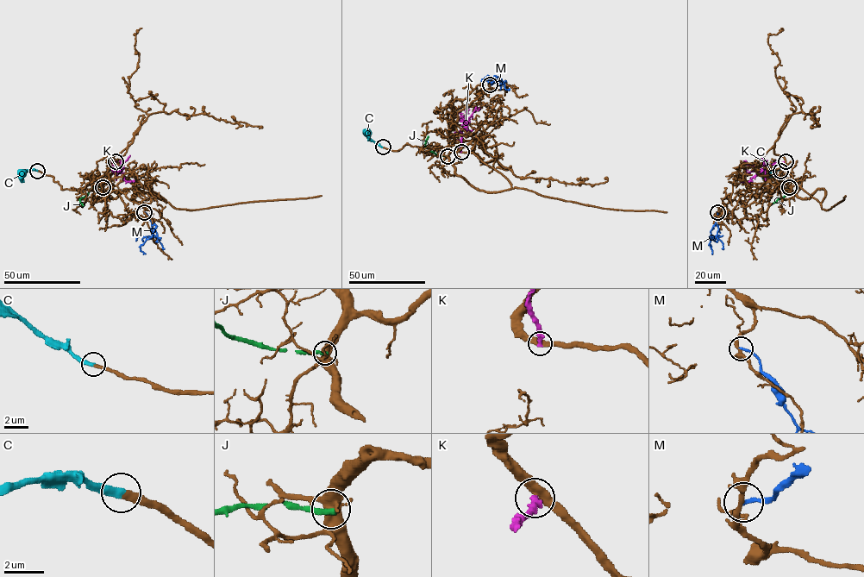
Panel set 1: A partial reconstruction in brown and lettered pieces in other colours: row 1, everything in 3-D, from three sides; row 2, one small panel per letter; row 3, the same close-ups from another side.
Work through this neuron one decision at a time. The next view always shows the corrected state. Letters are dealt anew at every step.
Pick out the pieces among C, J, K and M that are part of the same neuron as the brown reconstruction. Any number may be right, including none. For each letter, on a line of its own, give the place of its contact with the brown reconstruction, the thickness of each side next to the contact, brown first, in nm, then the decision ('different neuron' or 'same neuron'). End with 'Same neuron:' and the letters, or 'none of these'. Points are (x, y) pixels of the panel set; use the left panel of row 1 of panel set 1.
C: contact (37, 171); calibres 320 and 400 nm; same neuron
J: contact (103, 187); calibres 480 and 340 nm; different neuron
K: contact (115, 161); calibres 360 and 380 nm; different neuron
M: contact (144, 212); calibres 240 and 200 nm; different neuron
Same neuron: C

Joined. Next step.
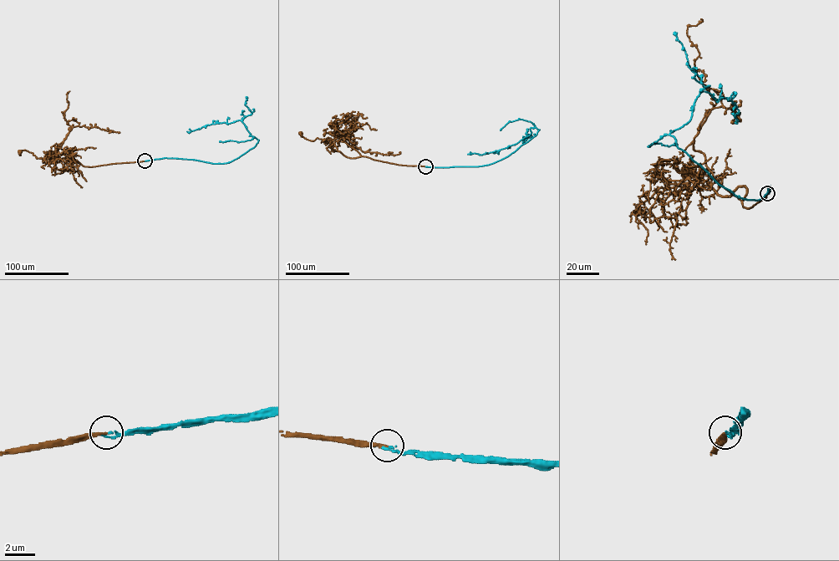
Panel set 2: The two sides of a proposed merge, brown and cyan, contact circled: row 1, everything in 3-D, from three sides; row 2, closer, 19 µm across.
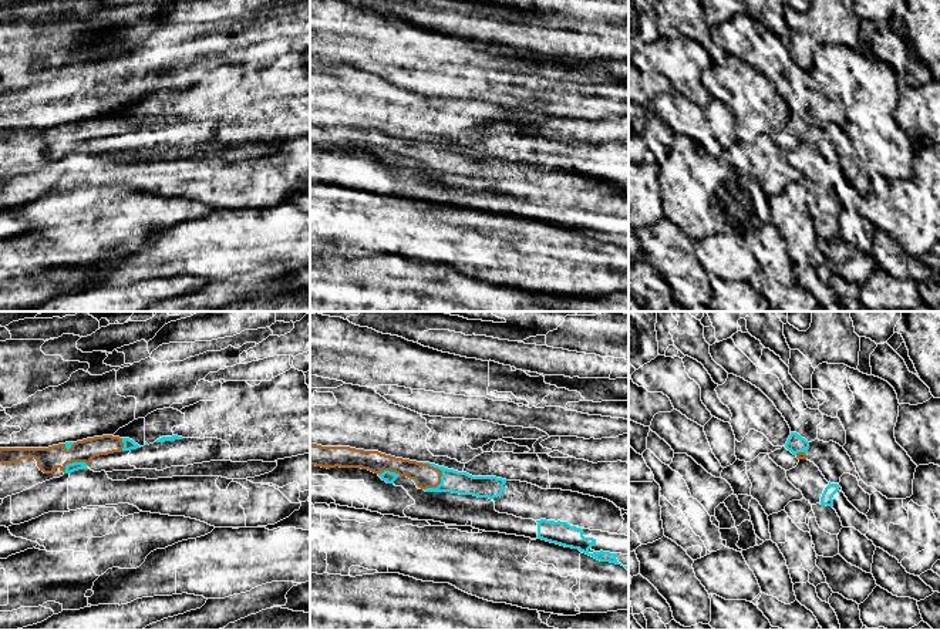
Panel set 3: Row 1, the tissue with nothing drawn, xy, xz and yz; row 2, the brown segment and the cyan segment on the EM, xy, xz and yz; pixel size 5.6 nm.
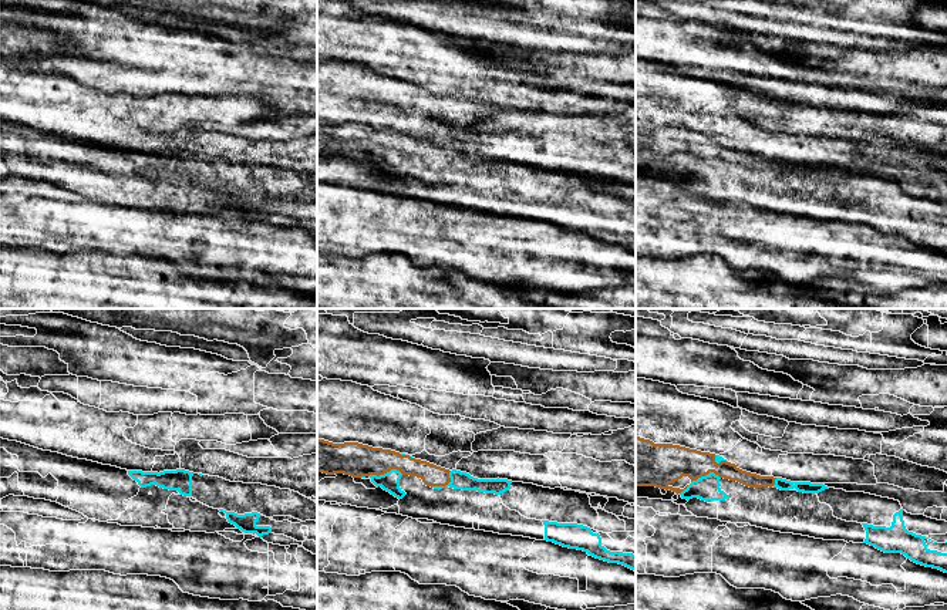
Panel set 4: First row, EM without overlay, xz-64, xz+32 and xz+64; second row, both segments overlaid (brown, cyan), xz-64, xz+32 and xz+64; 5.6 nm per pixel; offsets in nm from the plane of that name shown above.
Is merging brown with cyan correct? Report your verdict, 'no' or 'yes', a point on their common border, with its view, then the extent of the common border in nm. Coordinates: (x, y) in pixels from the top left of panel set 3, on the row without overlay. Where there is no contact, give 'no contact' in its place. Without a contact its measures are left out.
yes; contact xz (440, 151); length 170 nm

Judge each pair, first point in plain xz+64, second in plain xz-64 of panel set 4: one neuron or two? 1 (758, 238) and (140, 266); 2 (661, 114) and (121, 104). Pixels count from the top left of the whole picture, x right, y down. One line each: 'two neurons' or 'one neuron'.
1: two neurons
2: one neuron

